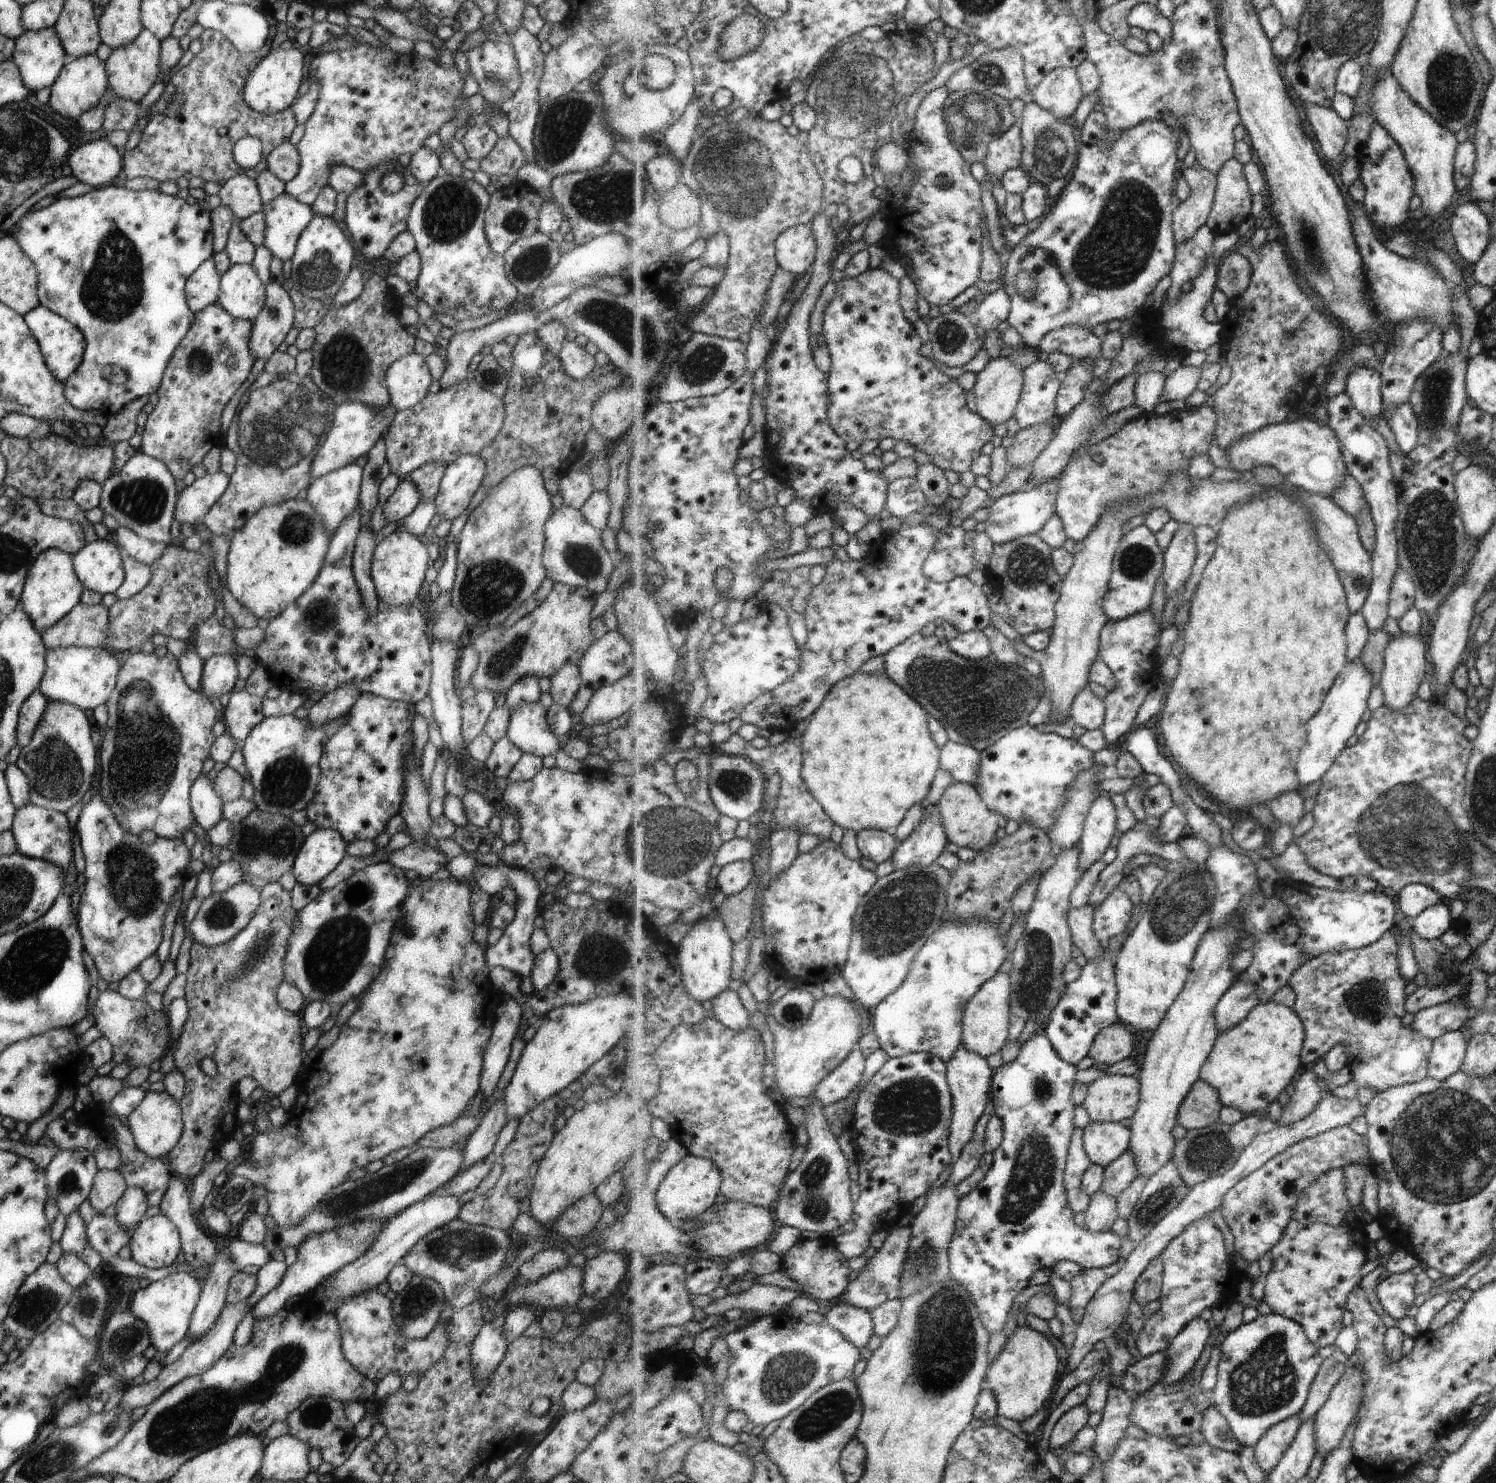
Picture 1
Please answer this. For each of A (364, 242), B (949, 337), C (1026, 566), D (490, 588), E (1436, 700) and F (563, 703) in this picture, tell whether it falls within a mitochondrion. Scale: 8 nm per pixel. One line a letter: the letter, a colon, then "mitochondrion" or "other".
A: other
B: mitochondrion
C: mitochondrion
D: mitochondrion
E: other
F: other

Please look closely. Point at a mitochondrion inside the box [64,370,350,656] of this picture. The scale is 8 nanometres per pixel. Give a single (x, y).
(279, 422)

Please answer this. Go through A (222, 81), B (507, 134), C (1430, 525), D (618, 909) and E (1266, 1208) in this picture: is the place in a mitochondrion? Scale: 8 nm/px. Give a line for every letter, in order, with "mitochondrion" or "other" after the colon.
A: mitochondrion
B: other
C: mitochondrion
D: other
E: mitochondrion

